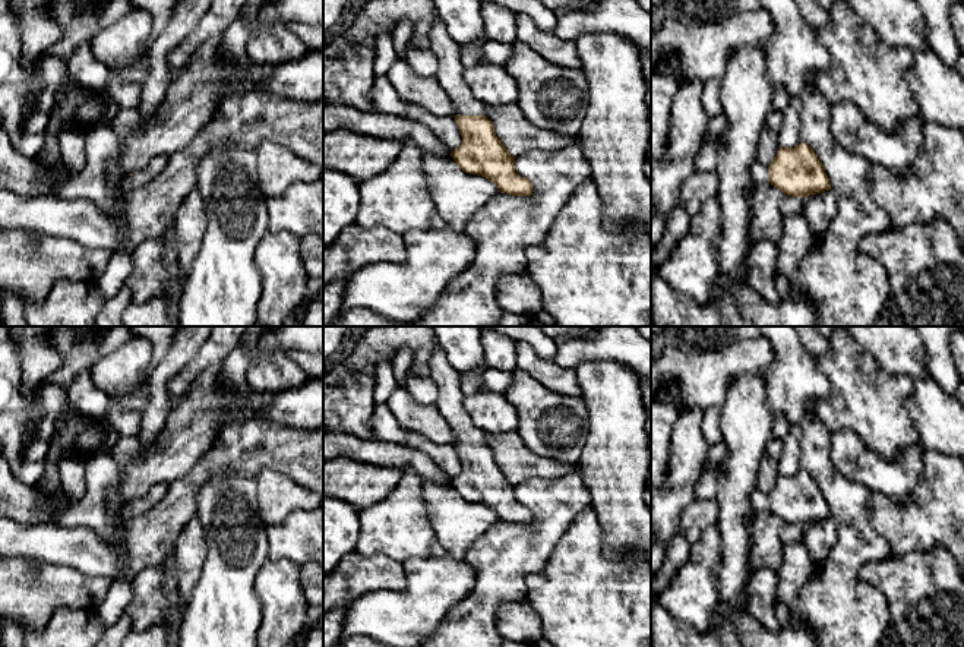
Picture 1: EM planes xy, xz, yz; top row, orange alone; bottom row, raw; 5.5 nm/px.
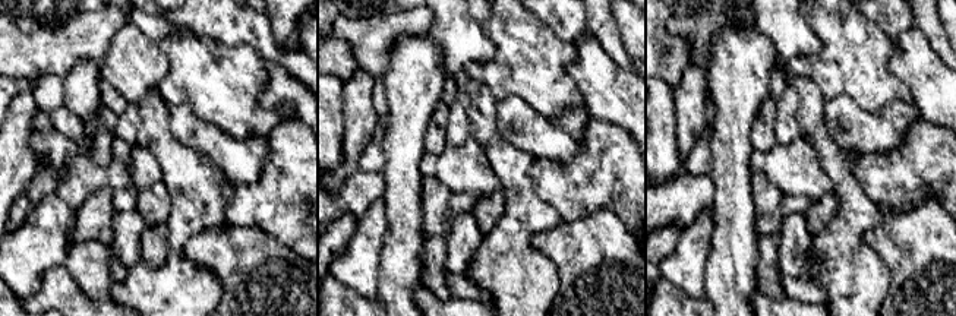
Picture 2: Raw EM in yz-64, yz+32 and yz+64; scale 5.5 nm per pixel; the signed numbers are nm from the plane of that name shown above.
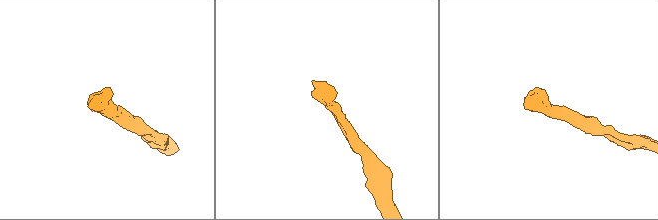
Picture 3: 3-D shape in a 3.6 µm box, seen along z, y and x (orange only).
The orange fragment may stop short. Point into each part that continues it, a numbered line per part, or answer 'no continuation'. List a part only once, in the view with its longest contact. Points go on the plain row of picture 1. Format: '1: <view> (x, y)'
1: xz (451, 397)

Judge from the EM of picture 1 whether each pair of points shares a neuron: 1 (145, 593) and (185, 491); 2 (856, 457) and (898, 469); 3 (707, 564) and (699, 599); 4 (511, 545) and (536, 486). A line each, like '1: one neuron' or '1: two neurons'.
1: two neurons
2: one neuron
3: one neuron
4: one neuron

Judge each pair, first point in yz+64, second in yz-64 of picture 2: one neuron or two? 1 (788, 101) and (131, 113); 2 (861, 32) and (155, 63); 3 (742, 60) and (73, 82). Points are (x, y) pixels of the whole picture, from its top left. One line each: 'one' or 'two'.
1: one
2: two
3: one

